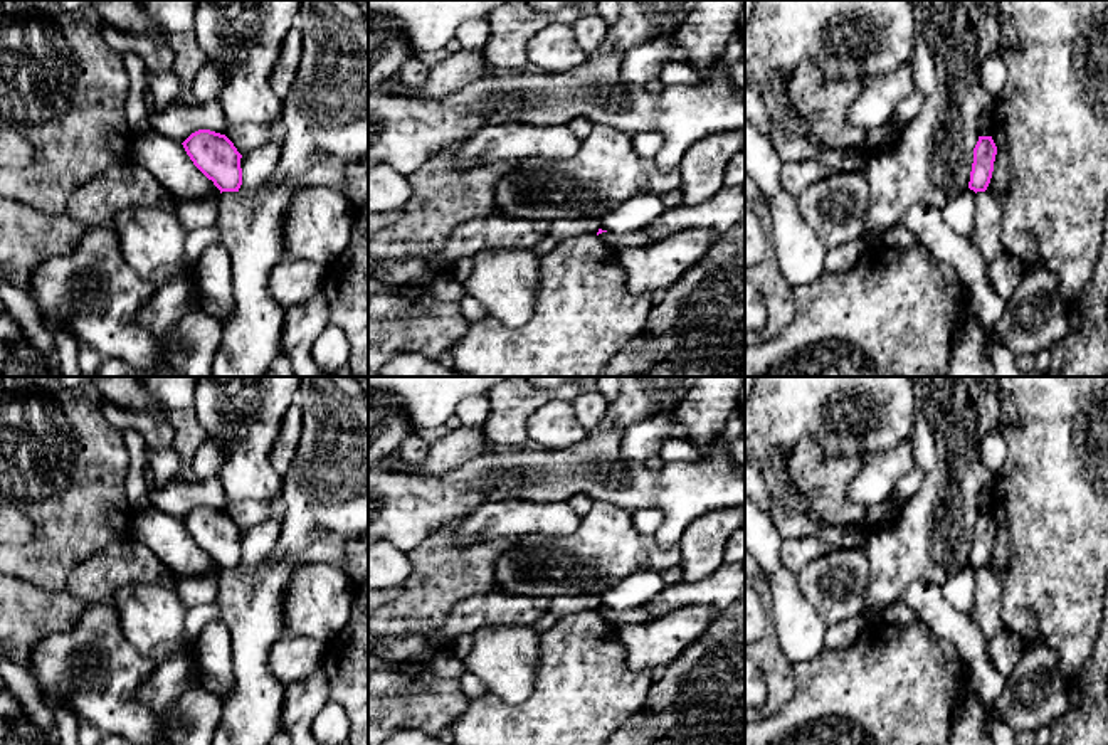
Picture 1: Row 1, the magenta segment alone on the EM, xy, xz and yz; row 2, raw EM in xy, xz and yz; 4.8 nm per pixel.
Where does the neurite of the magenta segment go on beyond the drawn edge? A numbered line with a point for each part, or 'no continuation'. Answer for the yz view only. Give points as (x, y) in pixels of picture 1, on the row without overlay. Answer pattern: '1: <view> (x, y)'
1: yz (987, 614)

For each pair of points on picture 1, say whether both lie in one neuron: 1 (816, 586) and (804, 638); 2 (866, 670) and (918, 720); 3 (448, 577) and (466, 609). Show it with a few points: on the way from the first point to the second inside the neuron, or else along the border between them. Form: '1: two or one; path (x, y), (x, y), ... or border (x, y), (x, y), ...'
1: two; border (796, 572), (799, 591), (828, 626)
2: one; path (880, 683), (905, 708)
3: two; border (496, 589), (459, 601), (439, 633)

